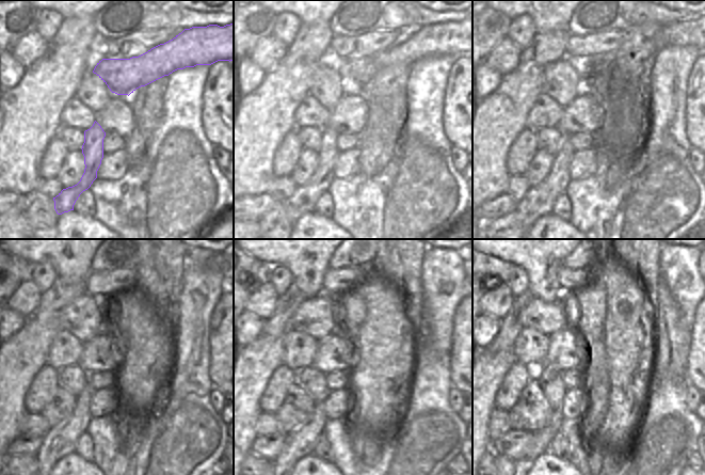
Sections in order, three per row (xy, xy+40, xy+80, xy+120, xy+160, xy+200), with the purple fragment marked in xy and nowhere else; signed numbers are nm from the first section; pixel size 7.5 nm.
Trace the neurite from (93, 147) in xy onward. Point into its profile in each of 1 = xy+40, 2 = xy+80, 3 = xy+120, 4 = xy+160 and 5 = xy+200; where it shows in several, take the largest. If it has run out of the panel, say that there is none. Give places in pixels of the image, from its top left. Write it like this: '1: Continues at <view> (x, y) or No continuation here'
1: Continues at xy+40 (303, 201)
2: Continues at xy+80 (539, 201)
3: Continues at xy+120 (61, 440)
4: Continues at xy+160 (300, 442)
5: Continues at xy+200 (542, 439)

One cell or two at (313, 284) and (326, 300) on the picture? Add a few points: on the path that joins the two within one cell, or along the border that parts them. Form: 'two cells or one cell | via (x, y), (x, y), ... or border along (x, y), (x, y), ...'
two cells | border along (324, 293), (308, 298)

